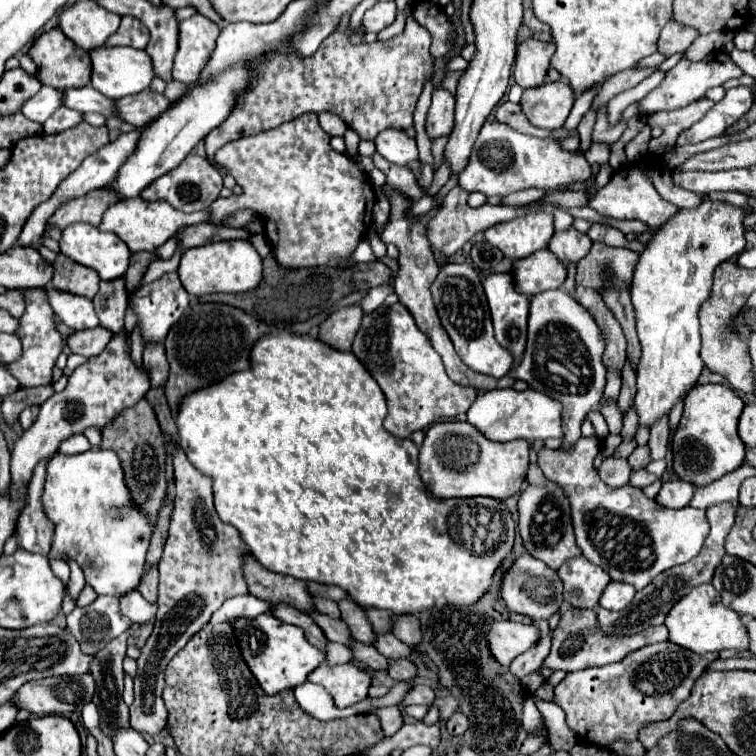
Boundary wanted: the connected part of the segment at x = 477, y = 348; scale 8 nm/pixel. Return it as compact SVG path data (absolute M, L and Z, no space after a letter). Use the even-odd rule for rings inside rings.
M445 264L441 266L435 282L431 284L431 296L441 320L441 326L449 334L455 352L459 358L473 368L475 372L489 374L495 378L501 378L509 374L513 360L507 350L503 350L497 340L493 338L493 326L491 326L491 314L487 306L487 298L483 292L483 284L471 264Z

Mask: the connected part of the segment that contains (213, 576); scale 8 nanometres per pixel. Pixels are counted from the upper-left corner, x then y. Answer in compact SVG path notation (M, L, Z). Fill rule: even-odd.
M181 448L173 452L175 466L175 510L171 516L169 536L159 562L159 598L155 628L141 648L135 678L135 702L131 704L131 728L143 736L155 736L165 730L167 708L163 704L163 672L169 660L209 622L211 614L221 608L227 598L249 594L243 576L243 556L249 546L233 526L223 524L213 508L211 478L203 476L185 456Z

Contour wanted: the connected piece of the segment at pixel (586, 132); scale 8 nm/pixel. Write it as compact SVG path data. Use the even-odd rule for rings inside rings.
M589 110L589 112L581 118L581 122L579 122L579 126L577 126L581 140L589 140L589 138L591 138L593 124L595 124L595 112L593 112L593 110Z

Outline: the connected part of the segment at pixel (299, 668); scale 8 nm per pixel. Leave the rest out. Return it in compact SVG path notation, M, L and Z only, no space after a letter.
M261 614L257 618L235 618L233 630L245 664L267 694L277 694L281 690L303 684L307 674L325 660L325 654L307 642L301 628L285 624L273 614Z

